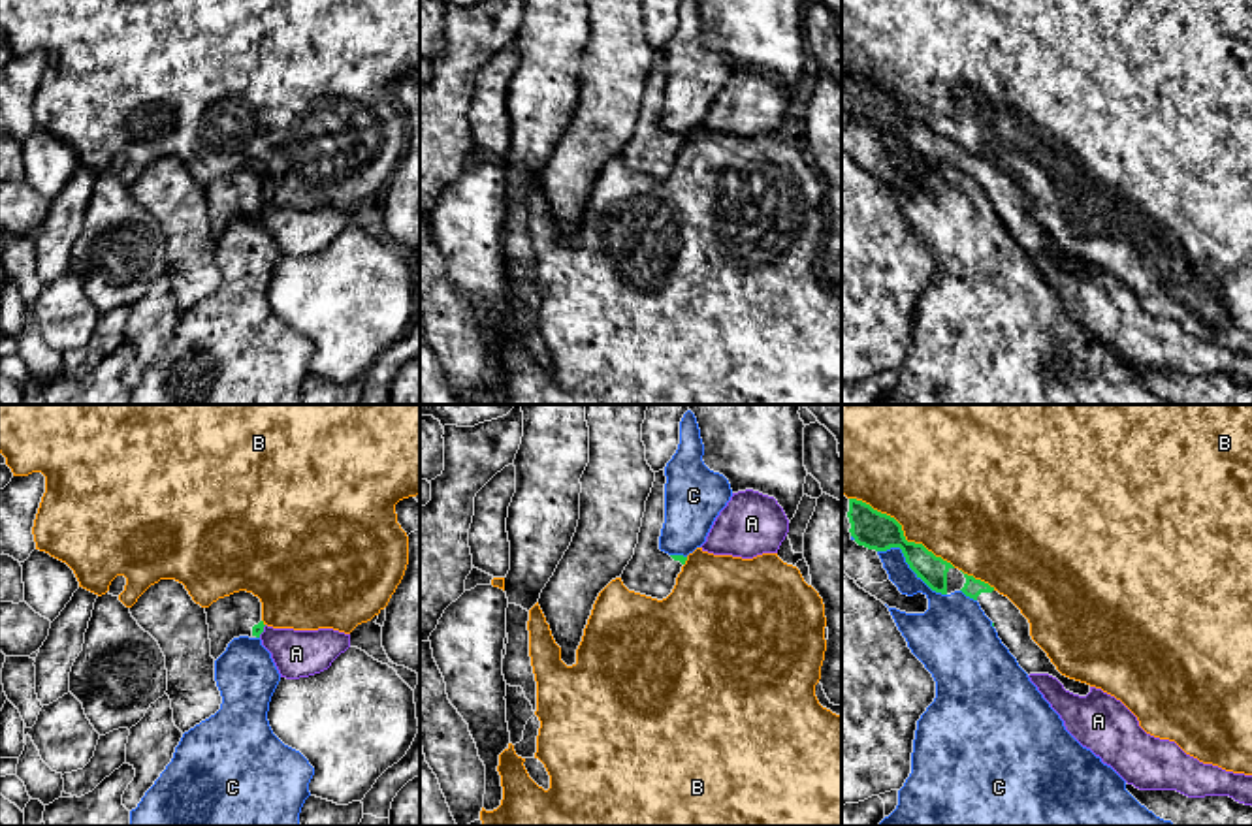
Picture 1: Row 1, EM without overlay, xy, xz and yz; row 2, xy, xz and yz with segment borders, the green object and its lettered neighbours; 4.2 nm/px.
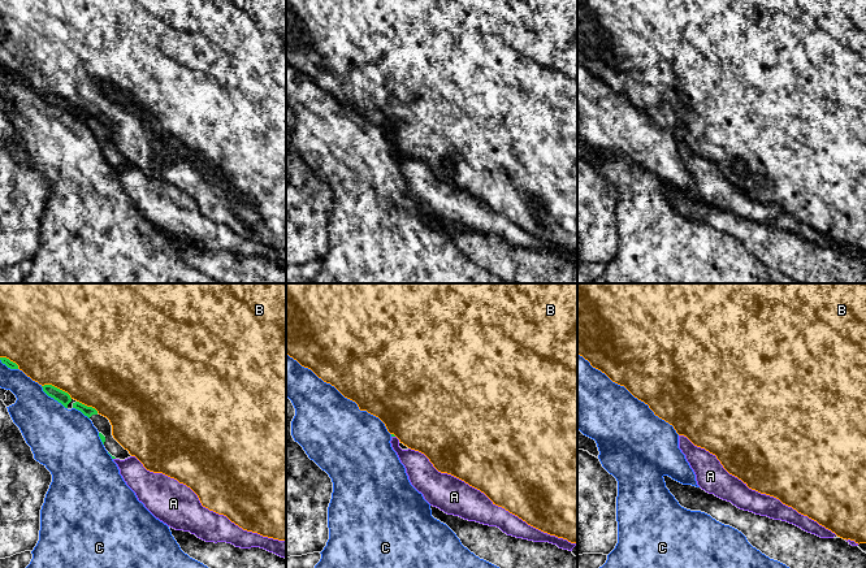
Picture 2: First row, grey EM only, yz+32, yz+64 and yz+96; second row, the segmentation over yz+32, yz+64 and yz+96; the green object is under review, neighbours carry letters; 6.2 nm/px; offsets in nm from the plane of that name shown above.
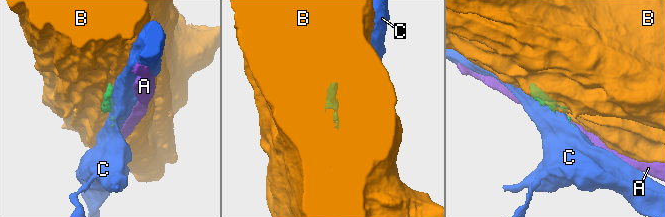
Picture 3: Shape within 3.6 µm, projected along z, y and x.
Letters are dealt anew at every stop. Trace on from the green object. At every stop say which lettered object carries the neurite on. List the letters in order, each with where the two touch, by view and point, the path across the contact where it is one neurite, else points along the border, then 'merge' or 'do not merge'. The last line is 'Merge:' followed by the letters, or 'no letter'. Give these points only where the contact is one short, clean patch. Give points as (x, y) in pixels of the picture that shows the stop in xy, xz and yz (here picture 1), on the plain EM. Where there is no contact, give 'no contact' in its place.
A: xy (262, 209) | along xy (266, 204), (258, 215) | do not merge
B: yz (902, 110) | do not merge
C: yz (908, 142) | do not merge
Merge: no letter

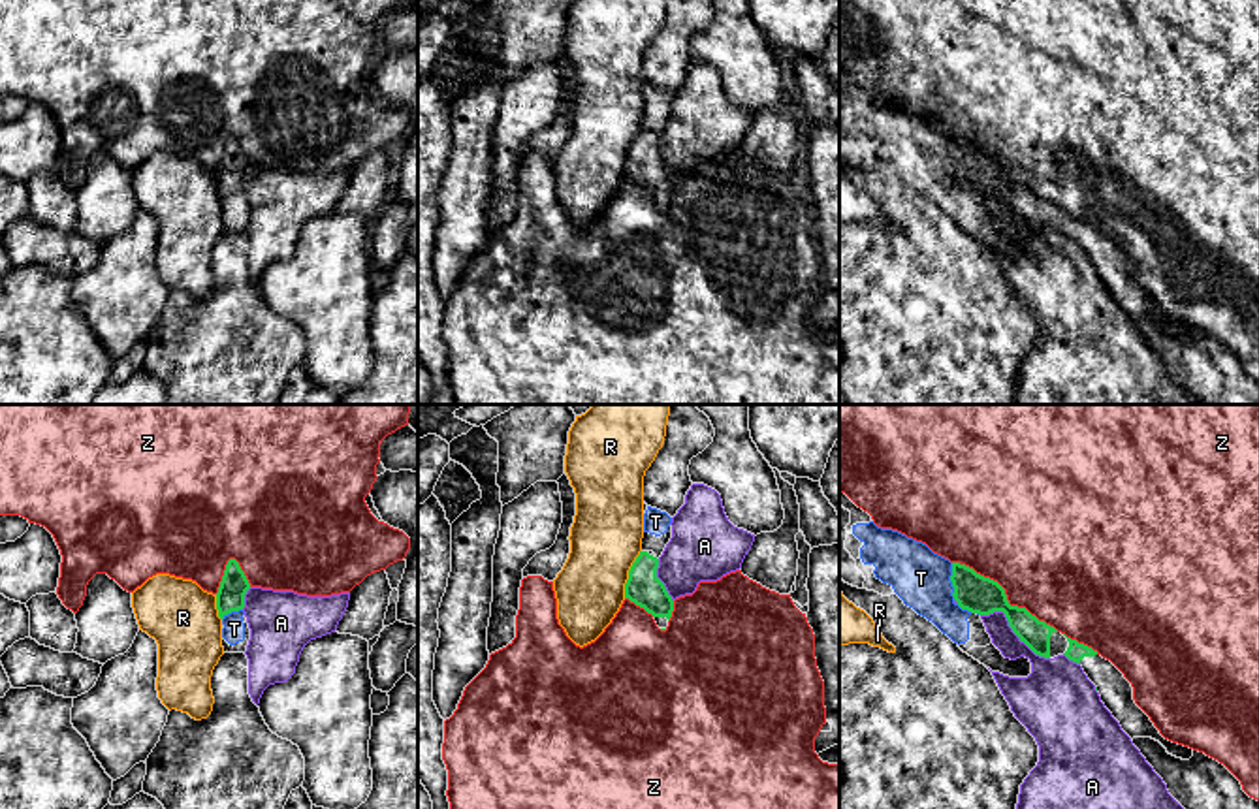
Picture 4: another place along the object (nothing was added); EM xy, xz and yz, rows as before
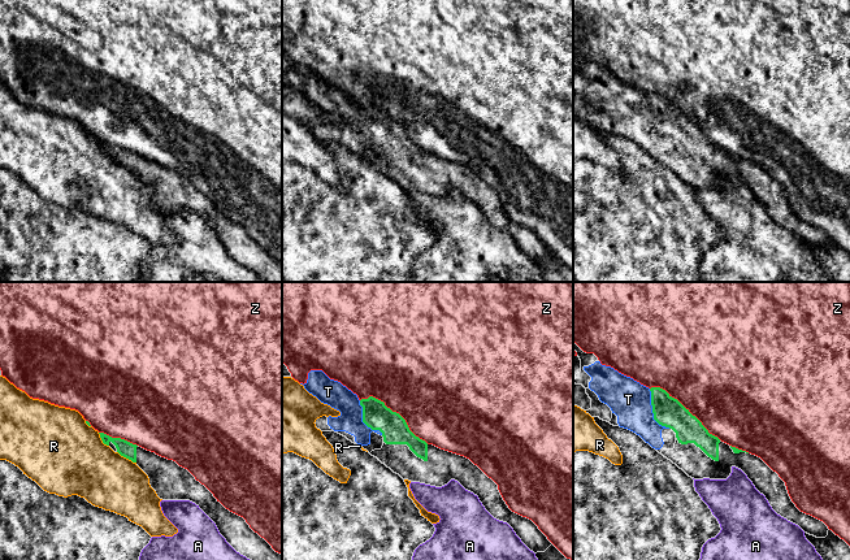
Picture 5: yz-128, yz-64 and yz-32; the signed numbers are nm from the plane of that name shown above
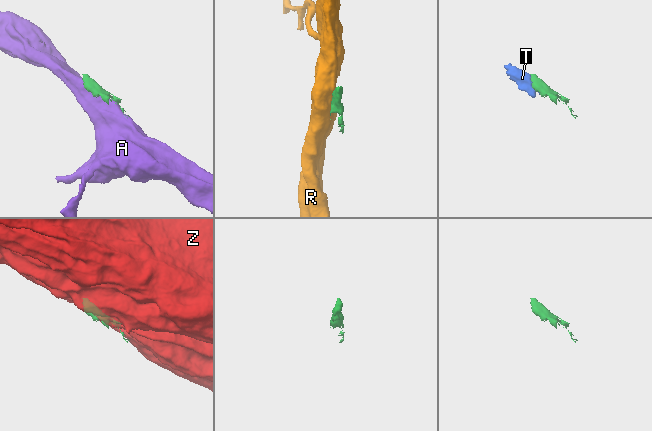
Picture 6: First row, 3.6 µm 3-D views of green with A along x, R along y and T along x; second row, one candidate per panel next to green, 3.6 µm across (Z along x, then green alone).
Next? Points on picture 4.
A: yz (1011, 206) | do not merge
R: xz (629, 153) | do not merge
T: yz (951, 158) | across yz (975, 172), (951, 158), (921, 157) | merge
Z: yz (1005, 174) | do not merge
Merge: T

